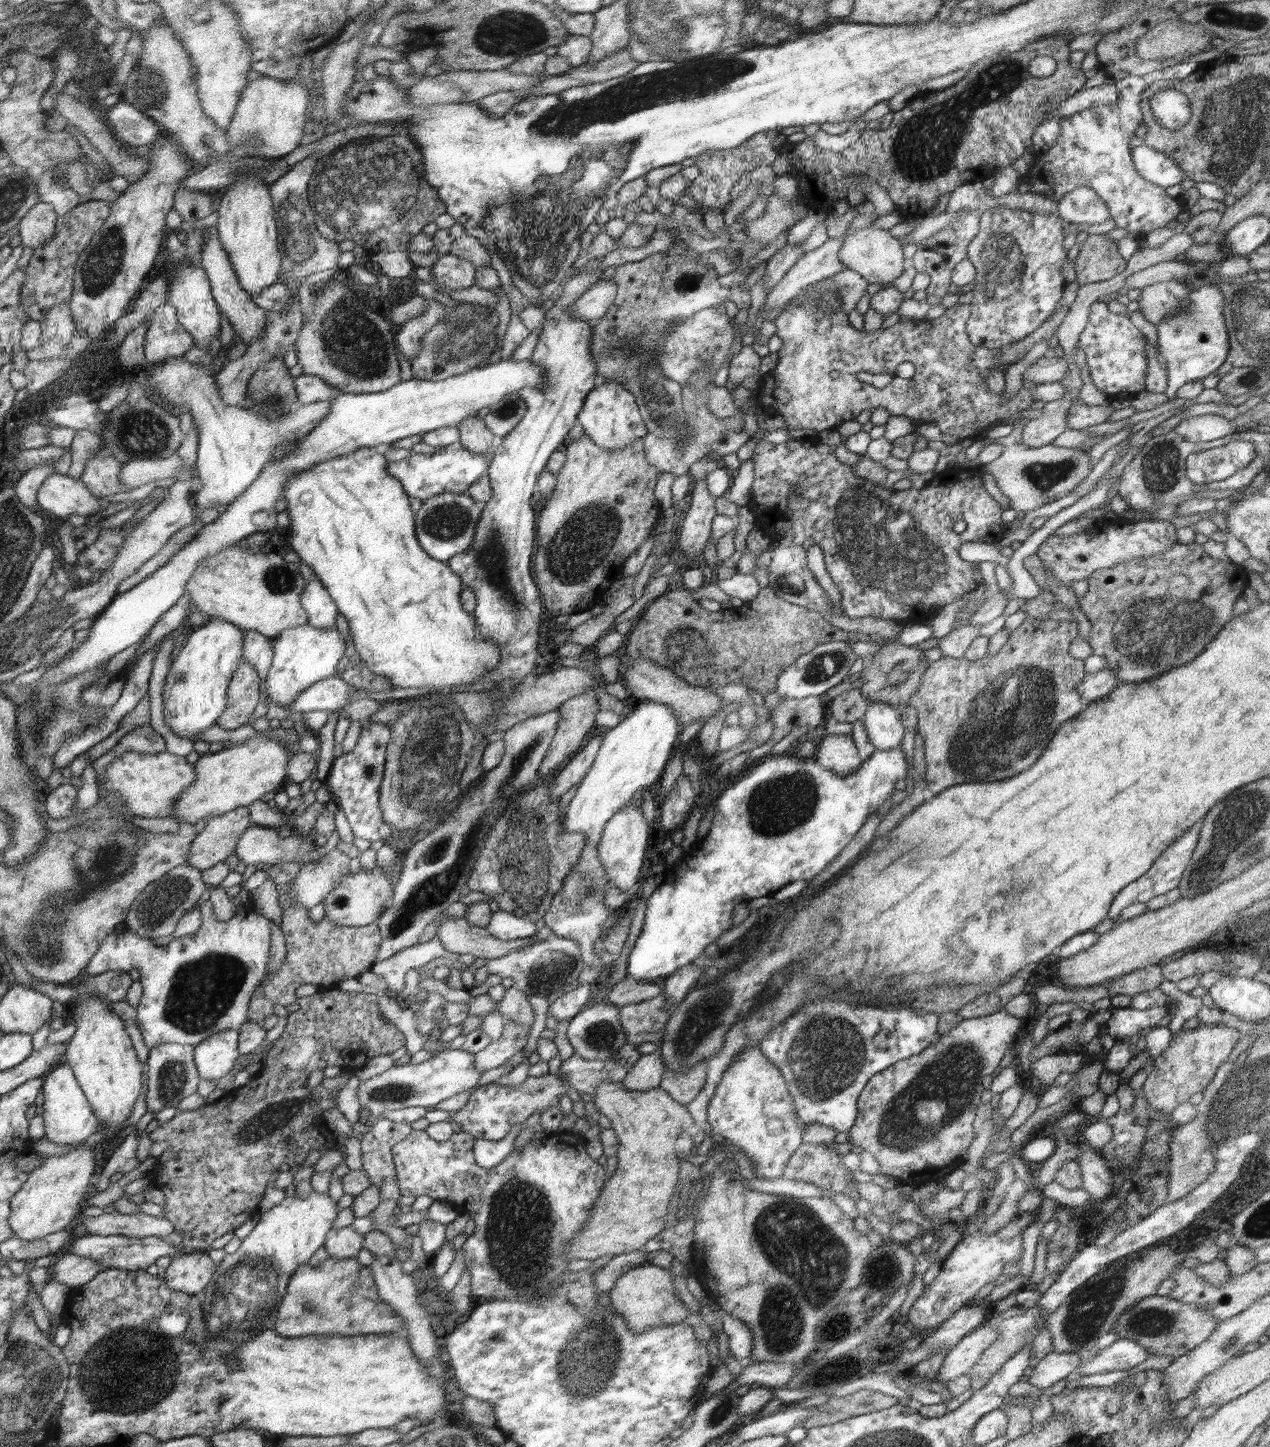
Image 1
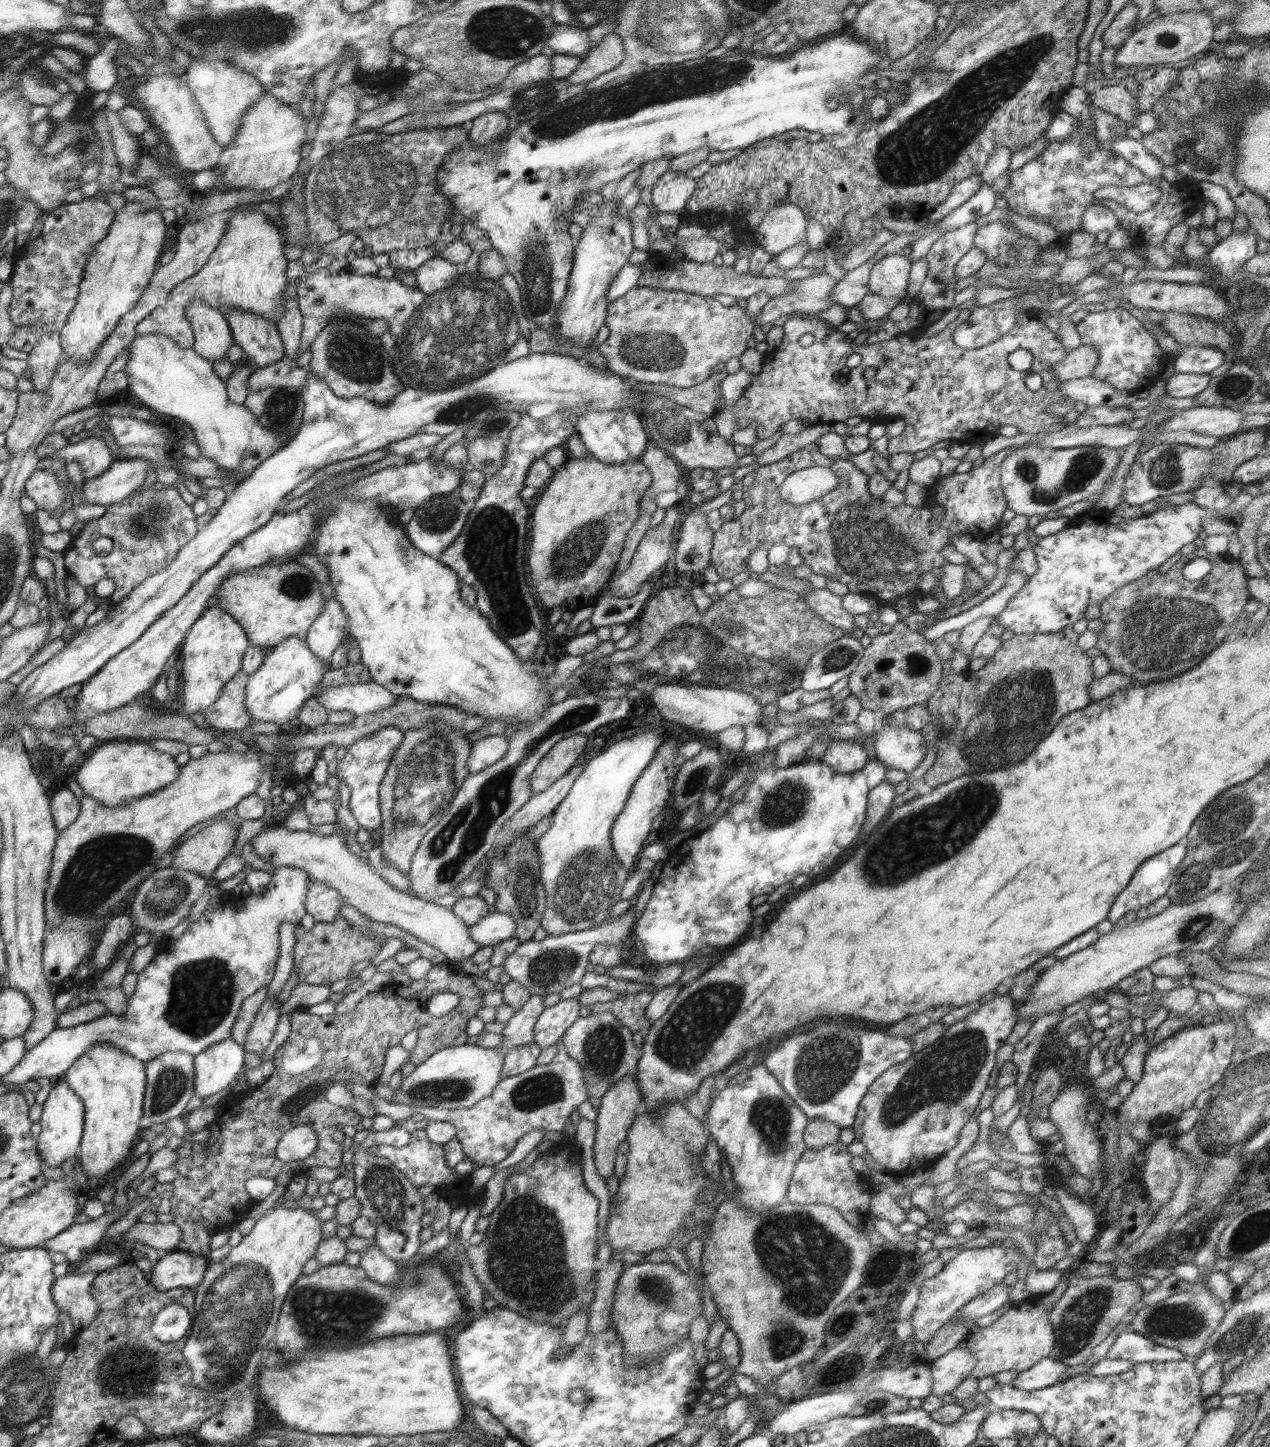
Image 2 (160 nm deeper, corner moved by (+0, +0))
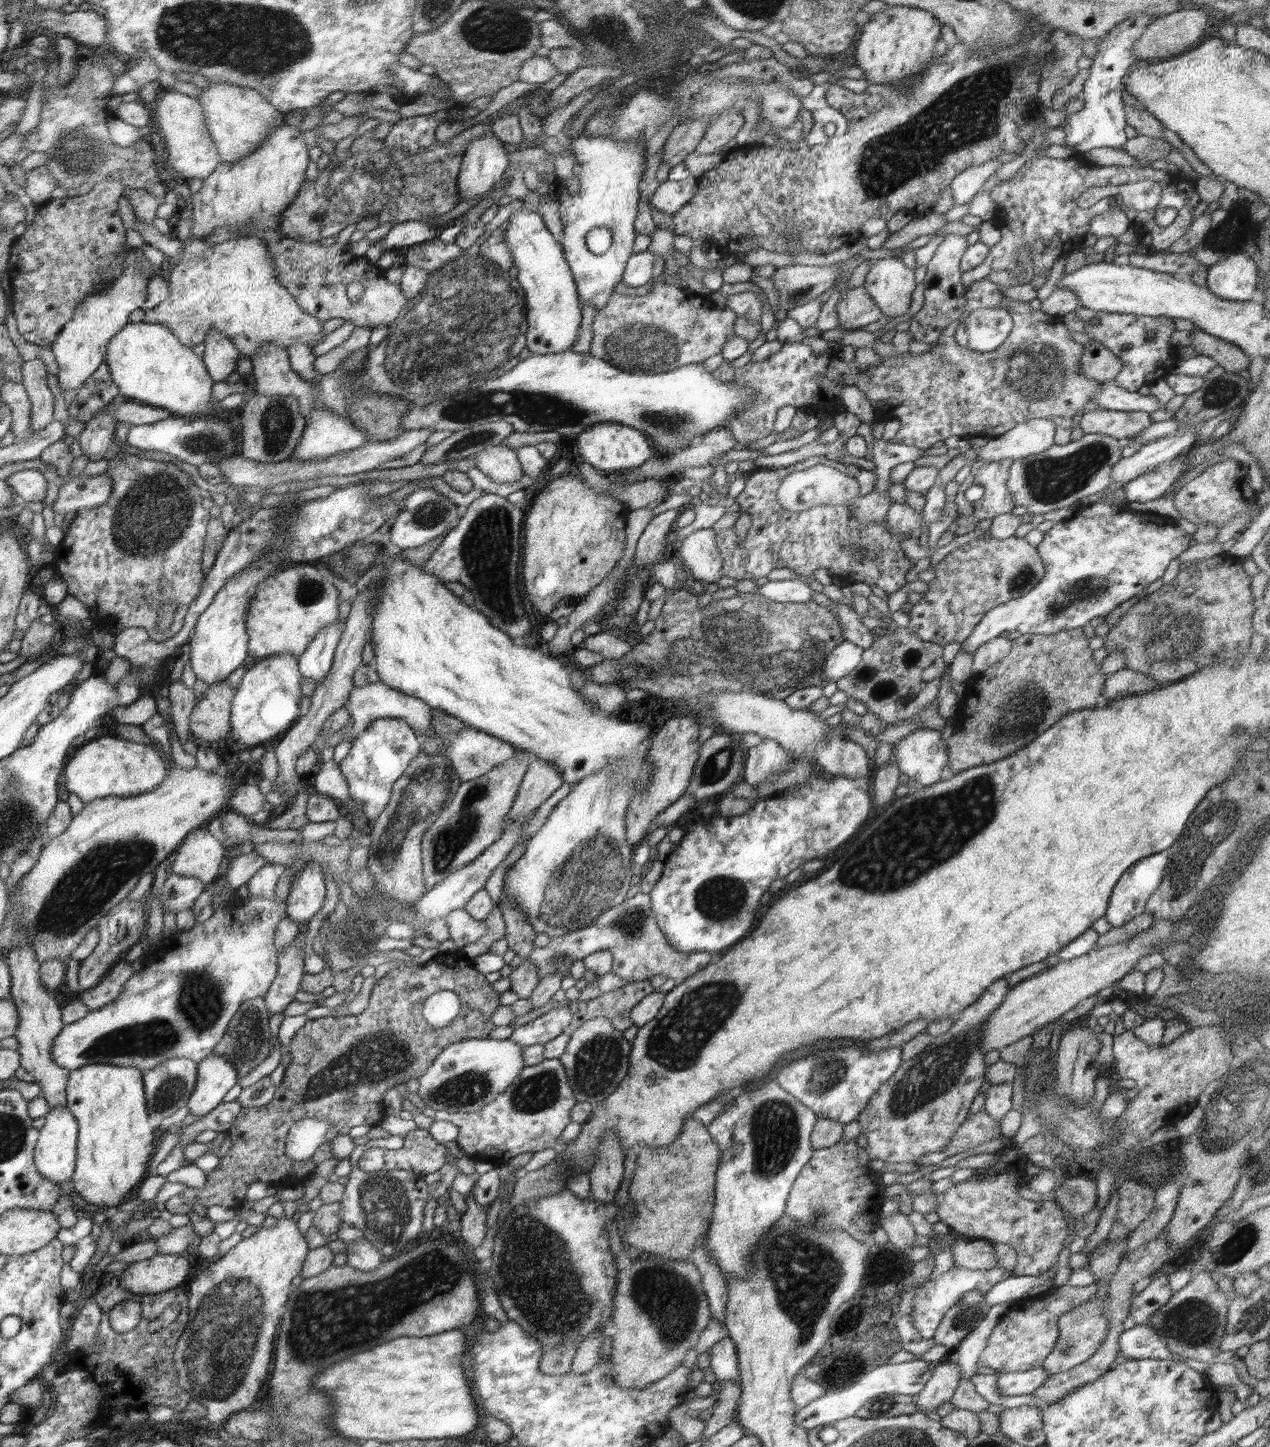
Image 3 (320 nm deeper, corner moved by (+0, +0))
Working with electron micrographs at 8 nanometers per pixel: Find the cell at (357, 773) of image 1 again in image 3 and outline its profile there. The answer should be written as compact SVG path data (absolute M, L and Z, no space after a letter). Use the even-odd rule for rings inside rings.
M380 718L370 722L358 738L352 741L348 755L339 767L347 780L349 794L363 802L363 812L370 819L376 819L391 799L392 787L411 762L421 754L422 739L404 720Z

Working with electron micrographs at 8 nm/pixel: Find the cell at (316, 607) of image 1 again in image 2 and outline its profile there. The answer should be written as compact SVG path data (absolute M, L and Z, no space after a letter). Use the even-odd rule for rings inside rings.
M325 600L323 614L309 628L305 639L311 650L323 662L329 662L334 650L342 644L342 637L349 632L351 620L342 604Z

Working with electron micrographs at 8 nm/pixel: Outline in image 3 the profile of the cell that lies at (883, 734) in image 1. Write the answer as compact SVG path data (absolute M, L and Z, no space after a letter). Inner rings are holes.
M919 728L893 745L891 754L896 757L902 774L907 774L910 779L920 782L924 787L932 786L954 775L947 766L946 741L943 741L940 735L939 730Z

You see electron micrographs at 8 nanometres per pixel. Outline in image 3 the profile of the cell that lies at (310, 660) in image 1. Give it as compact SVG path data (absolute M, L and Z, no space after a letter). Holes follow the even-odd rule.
M279 654L278 656L272 656L265 659L260 660L252 660L248 670L244 673L240 684L237 686L237 694L234 695L233 704L232 704L232 724L233 727L230 729L230 737L227 737L228 745L233 746L234 748L239 748L241 744L244 746L256 746L256 744L260 744L260 742L264 742L264 740L273 740L275 741L284 732L288 731L290 727L292 727L297 720L300 718L300 709L299 709L299 700L303 697L300 689L300 680L302 680L300 665L297 663L298 658L292 656L291 654Z

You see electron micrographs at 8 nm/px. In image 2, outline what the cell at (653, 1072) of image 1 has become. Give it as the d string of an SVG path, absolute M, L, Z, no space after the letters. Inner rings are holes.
M635 1072L627 1074L619 1080L613 1087L602 1095L600 1108L597 1110L595 1120L595 1141L593 1144L593 1164L597 1173L604 1179L615 1174L615 1160L618 1154L618 1145L626 1140L628 1129L635 1122L639 1114L645 1112L645 1102L635 1082Z

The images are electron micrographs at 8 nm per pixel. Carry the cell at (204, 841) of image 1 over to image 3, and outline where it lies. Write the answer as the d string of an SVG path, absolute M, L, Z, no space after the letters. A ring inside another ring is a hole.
M194 829L177 848L178 853L171 862L170 870L180 876L197 878L208 886L208 882L218 876L222 860L226 858L226 848L222 843L209 829Z

